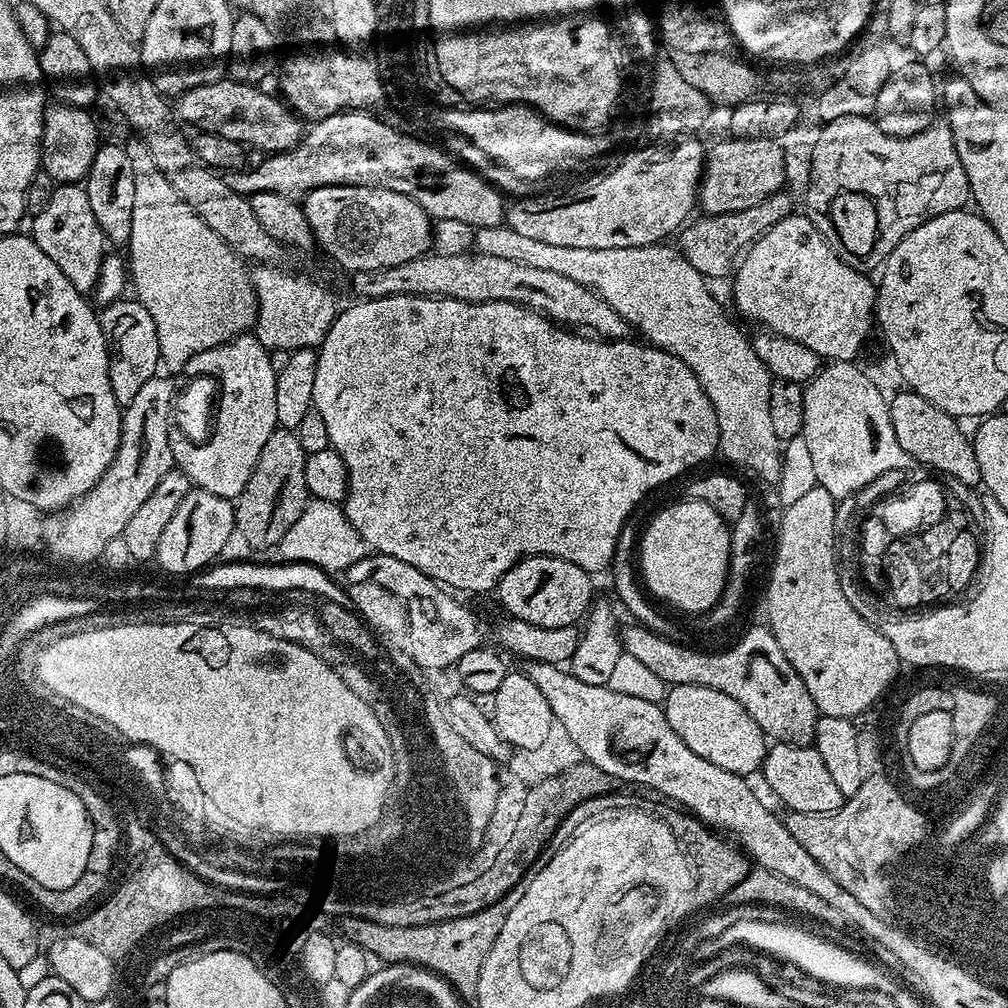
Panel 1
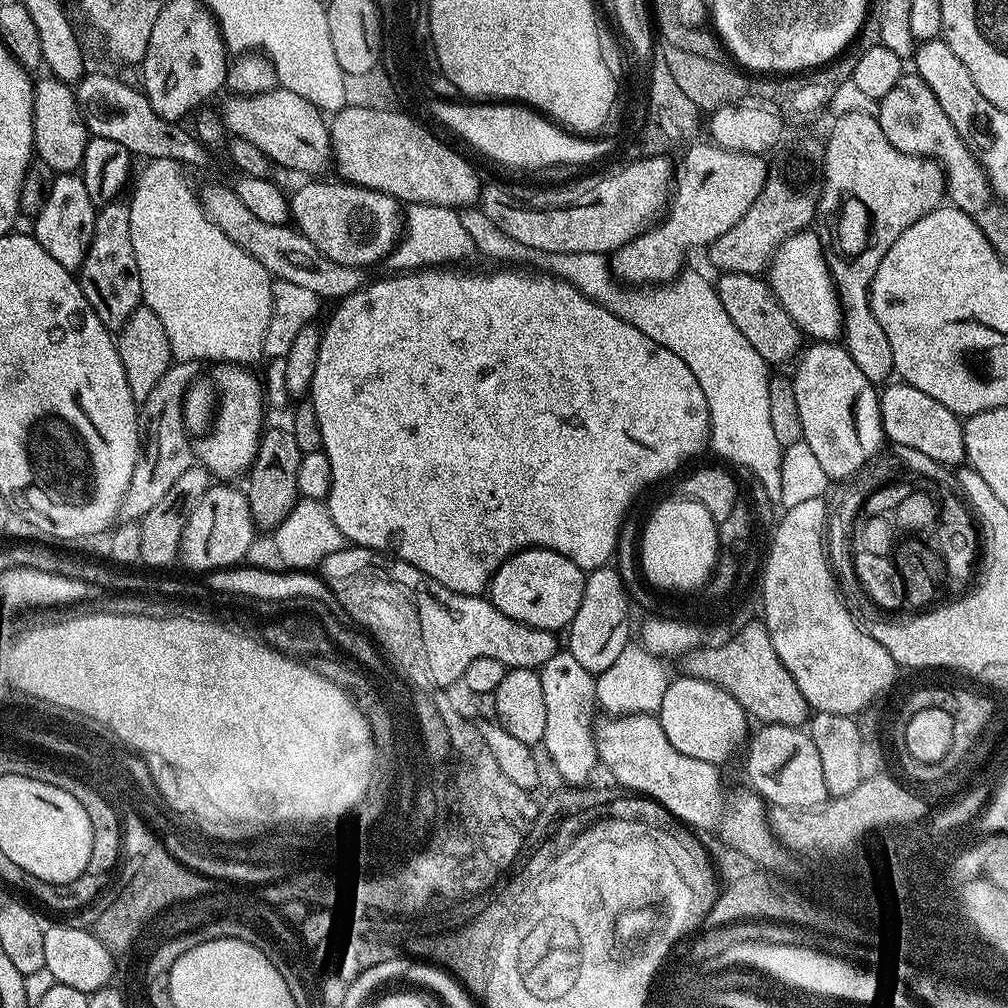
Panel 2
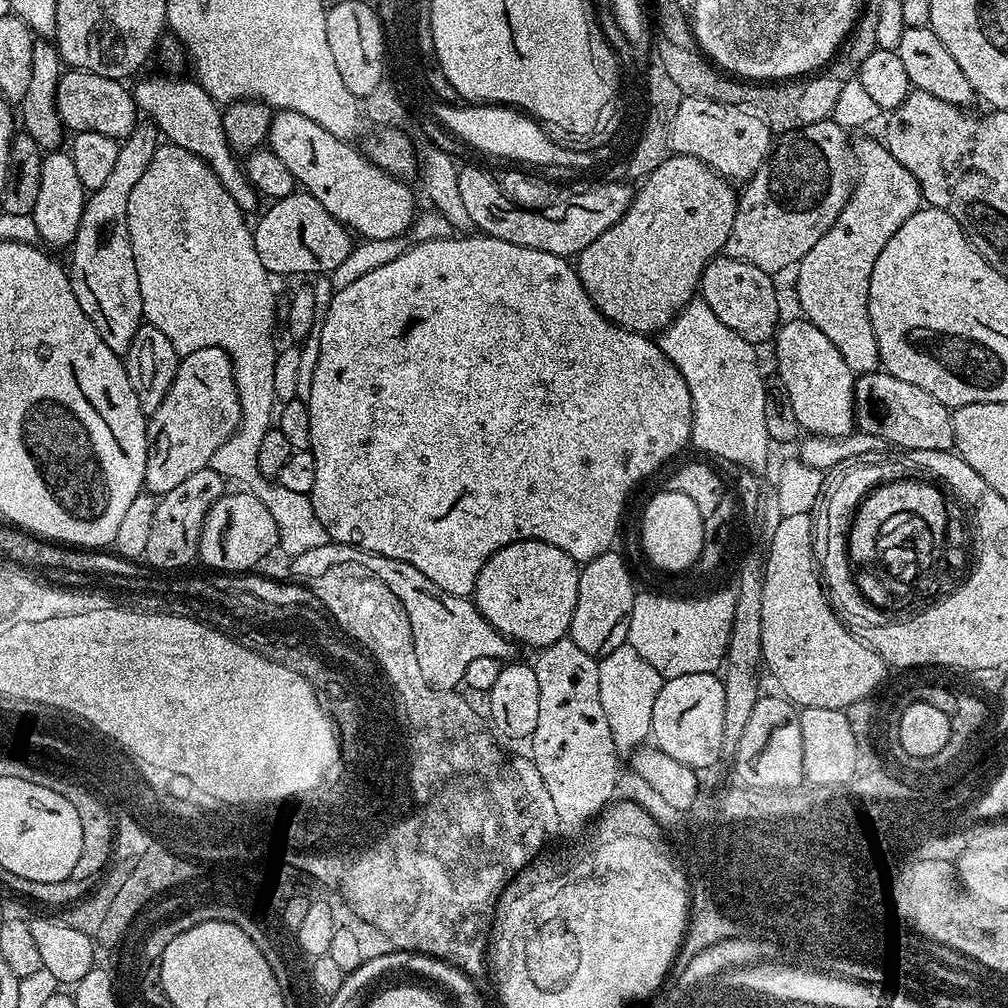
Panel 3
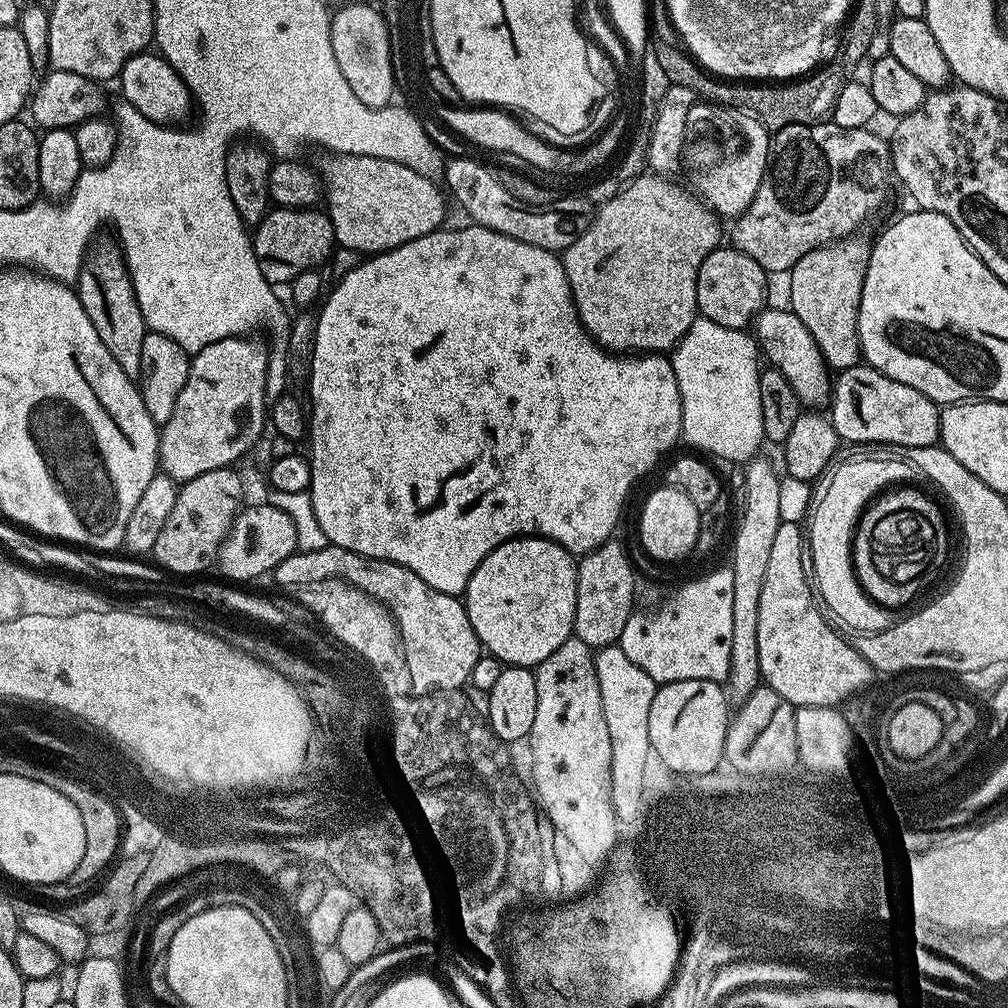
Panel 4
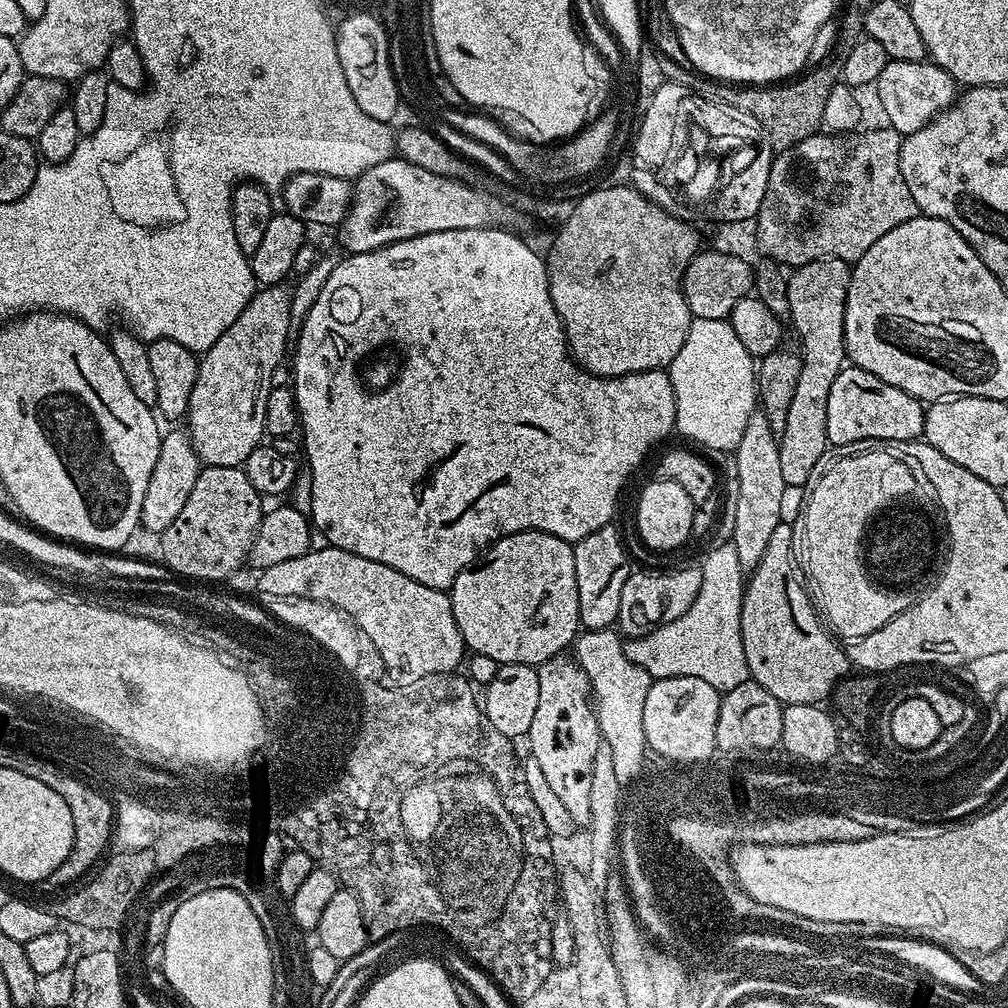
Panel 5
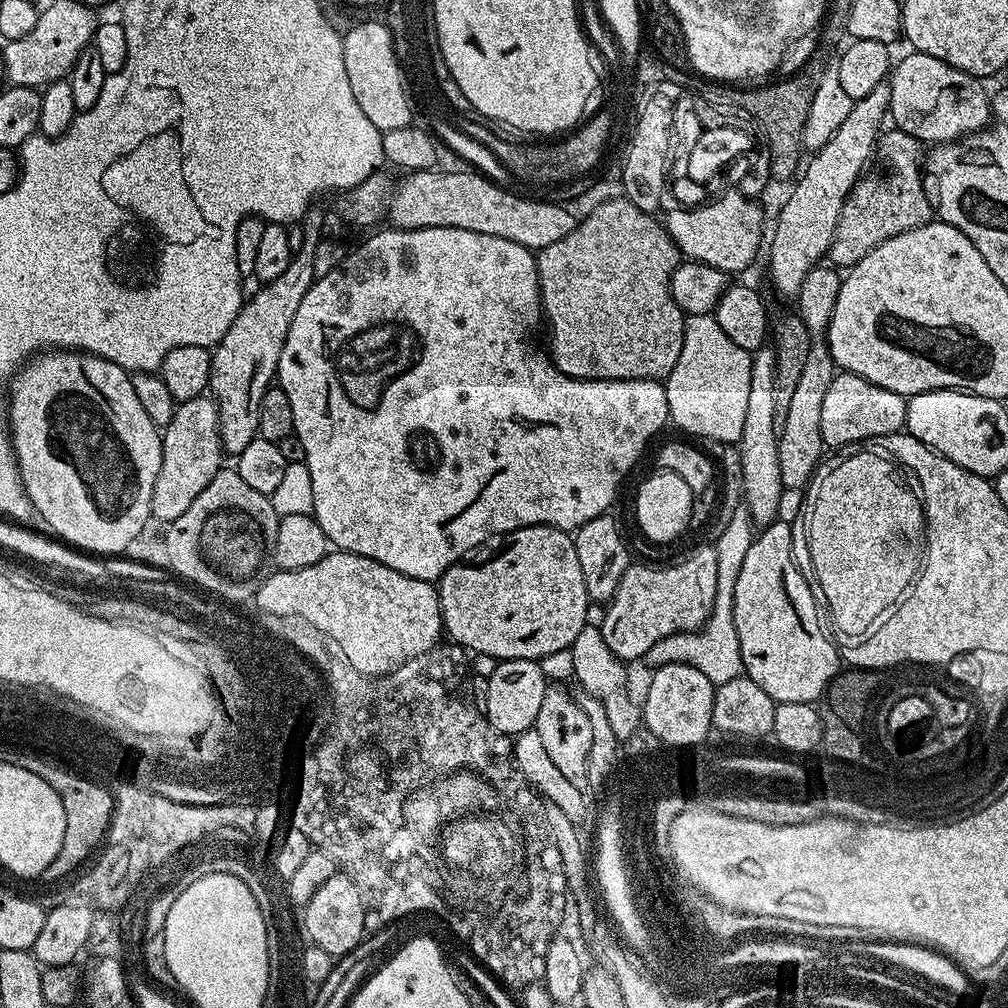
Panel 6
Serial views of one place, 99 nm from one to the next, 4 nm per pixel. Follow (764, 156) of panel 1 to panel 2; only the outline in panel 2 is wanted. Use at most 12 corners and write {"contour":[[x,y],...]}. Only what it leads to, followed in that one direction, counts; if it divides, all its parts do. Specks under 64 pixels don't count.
{"contour":[[710,142],[674,168],[664,221],[611,253],[613,277],[659,286],[744,217],[763,155]]}

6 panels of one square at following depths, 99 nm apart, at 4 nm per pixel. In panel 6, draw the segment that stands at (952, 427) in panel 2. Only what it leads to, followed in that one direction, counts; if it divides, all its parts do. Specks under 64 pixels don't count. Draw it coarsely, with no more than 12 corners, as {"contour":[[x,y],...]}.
{"contour":[[852,372],[822,401],[829,449],[889,436],[908,401]]}

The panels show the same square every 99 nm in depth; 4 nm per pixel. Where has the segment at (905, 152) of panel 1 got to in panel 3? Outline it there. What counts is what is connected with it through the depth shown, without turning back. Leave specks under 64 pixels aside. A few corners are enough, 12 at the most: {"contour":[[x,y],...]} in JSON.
{"contour":[[879,139],[854,144],[843,210],[796,272],[808,320],[875,372],[870,274],[922,207]]}

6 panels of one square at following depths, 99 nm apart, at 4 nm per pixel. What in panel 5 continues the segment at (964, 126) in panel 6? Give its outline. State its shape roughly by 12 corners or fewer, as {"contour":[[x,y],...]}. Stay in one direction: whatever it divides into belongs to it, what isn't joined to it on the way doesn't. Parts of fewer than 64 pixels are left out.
{"contour":[[889,60],[874,91],[887,127],[922,130],[958,85],[931,62]]}

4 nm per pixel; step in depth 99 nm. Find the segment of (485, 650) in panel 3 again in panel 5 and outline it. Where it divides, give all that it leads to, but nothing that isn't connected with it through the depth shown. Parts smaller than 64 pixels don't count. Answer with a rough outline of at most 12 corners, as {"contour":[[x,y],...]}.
{"contour":[[352,558],[346,602],[405,684],[457,671],[447,591]]}

